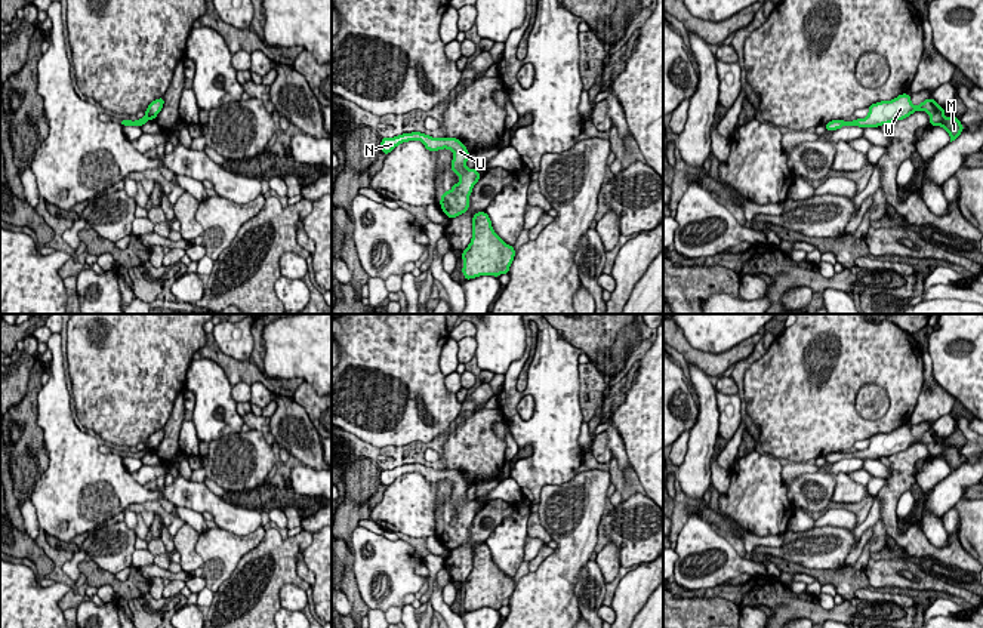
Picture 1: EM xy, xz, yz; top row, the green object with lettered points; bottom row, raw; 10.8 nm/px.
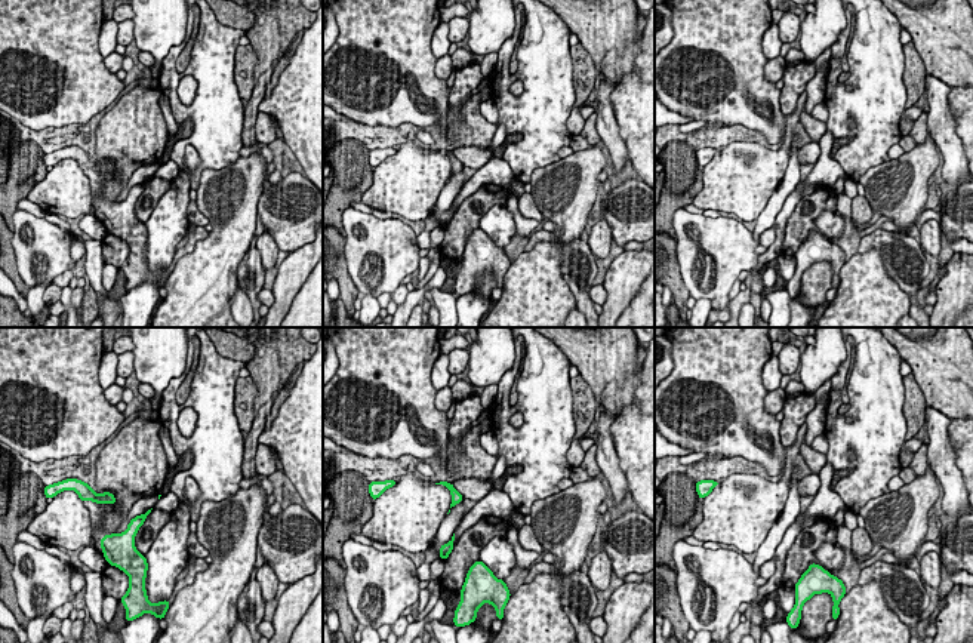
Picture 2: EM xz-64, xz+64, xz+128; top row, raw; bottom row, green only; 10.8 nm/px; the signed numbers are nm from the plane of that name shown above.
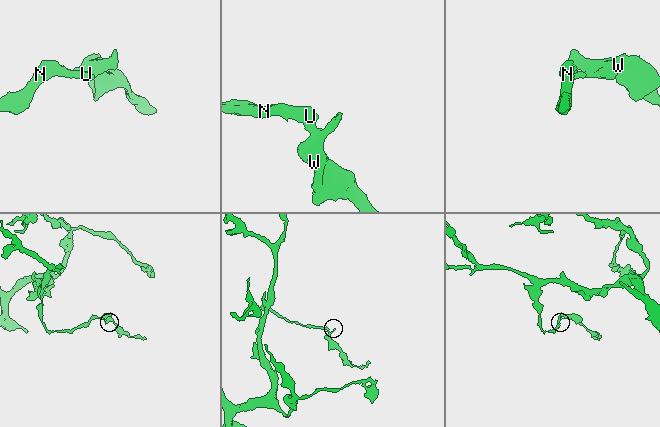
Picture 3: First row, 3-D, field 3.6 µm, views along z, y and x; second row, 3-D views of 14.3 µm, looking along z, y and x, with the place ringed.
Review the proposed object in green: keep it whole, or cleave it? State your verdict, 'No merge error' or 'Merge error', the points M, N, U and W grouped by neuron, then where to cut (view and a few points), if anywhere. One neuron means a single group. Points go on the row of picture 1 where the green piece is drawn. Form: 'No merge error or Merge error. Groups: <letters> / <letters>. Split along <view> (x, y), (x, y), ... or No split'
No merge error. Groups: M N U W. No split

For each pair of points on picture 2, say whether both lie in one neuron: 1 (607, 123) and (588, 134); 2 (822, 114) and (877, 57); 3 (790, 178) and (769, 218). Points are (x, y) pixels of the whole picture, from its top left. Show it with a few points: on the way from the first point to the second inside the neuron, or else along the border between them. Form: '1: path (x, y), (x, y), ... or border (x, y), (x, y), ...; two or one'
1: border (596, 111), (596, 131), (602, 142); two
2: border (824, 101), (828, 110), (827, 122); two
3: path (784, 188), (772, 208); one

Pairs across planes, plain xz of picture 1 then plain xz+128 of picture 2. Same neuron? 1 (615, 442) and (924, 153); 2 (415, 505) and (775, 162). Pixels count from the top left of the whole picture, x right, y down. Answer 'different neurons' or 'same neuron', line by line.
1: different neurons
2: same neuron

